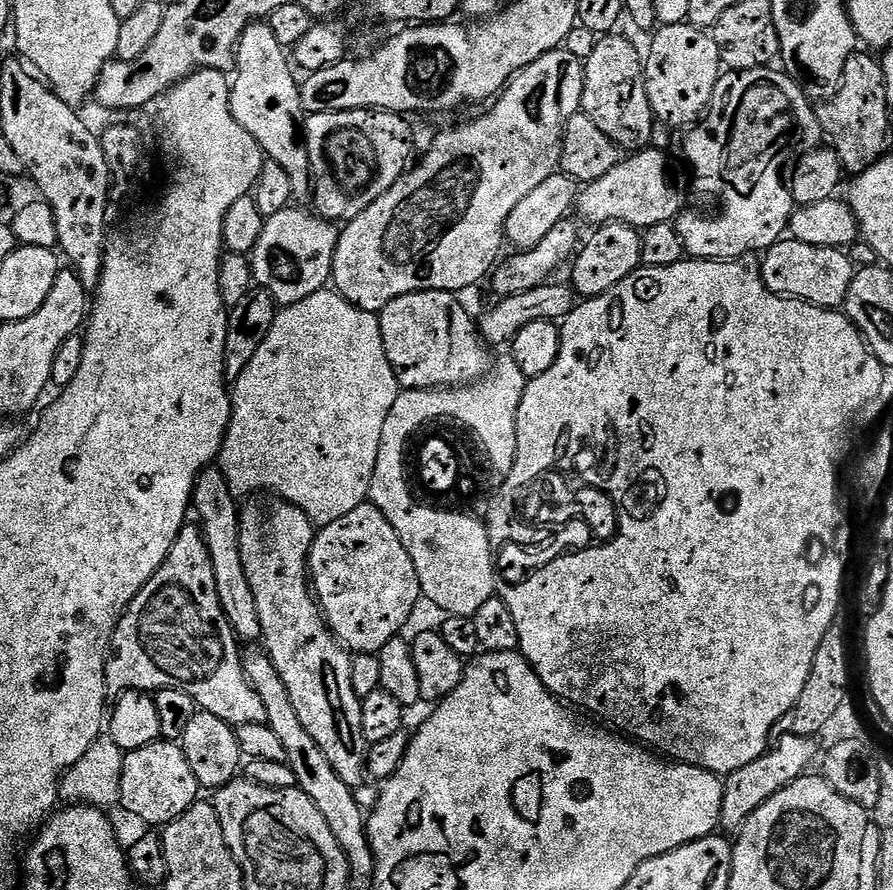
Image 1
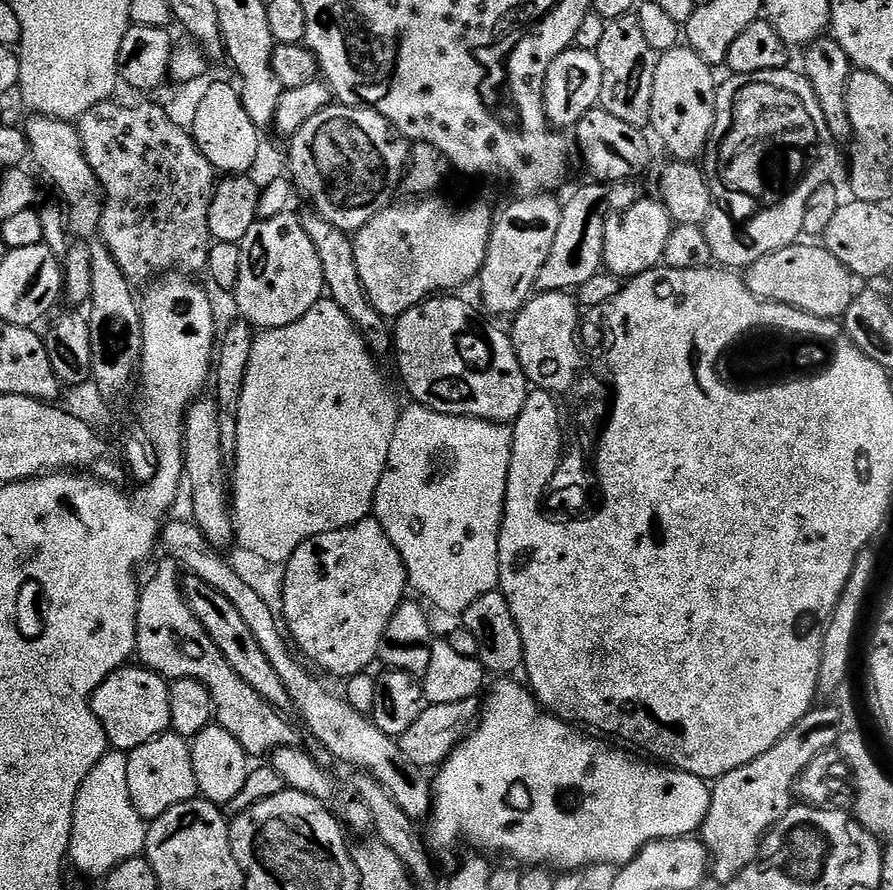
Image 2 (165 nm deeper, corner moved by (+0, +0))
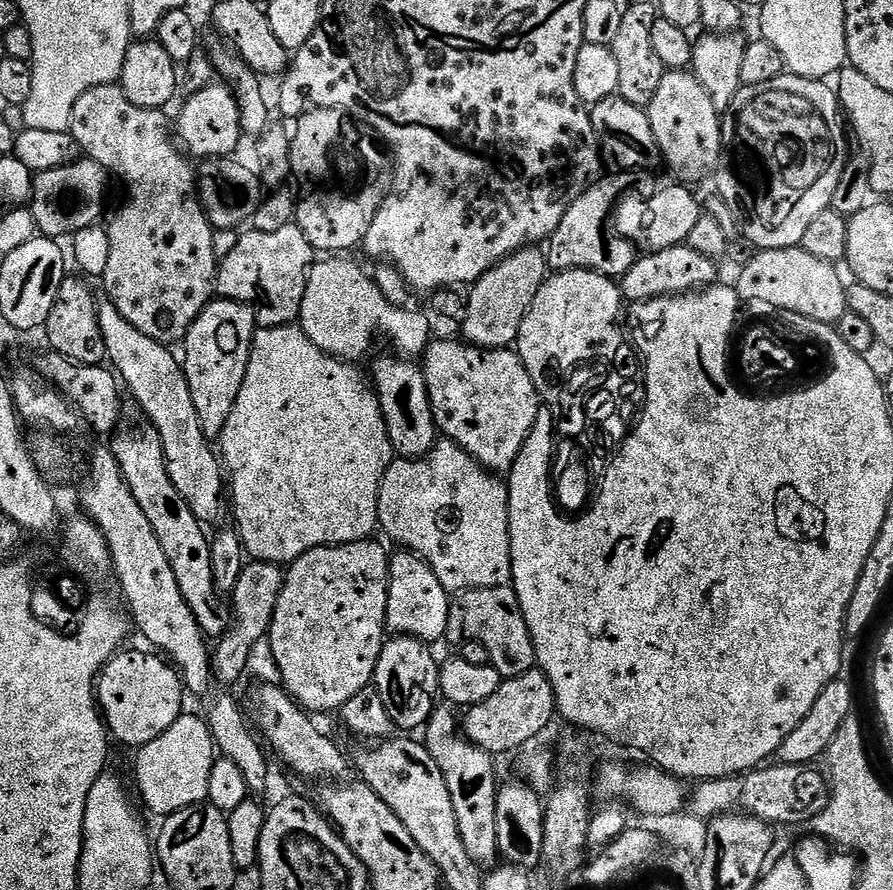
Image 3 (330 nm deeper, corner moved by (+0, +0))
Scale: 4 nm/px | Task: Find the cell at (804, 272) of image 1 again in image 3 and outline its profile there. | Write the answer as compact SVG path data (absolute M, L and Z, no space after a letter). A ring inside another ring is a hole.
M802 246L766 248L755 255L734 281L741 301L794 310L794 314L802 314L807 320L816 320L819 324L835 325L848 311L848 289L836 273L836 264L827 264L822 258L806 254Z

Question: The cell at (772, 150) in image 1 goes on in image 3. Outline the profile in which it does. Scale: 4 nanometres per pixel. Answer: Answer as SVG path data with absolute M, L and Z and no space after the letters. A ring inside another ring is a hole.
M785 74L774 78L774 82L762 82L762 86L741 86L726 113L722 136L726 141L727 155L729 152L736 159L732 176L740 180L744 208L752 215L743 217L742 236L753 244L753 249L802 245L802 234L806 234L810 222L831 208L838 178L842 178L842 170L850 160L844 128L846 132L839 99L833 85L824 80L807 80Z

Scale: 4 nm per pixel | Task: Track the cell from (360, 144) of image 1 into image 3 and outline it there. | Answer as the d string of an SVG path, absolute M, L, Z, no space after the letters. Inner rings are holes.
M313 108L304 113L295 121L296 133L291 133L290 139L292 142L292 171L291 175L296 176L296 184L300 187L300 196L296 200L296 214L294 217L295 224L302 230L302 234L306 234L306 238L310 242L310 246L320 254L348 254L351 248L359 249L364 243L364 235L366 230L370 230L370 226L374 222L374 214L380 208L381 202L384 201L384 196L390 187L390 160L387 155L384 156L376 149L377 141L371 135L365 134L362 131L361 125L352 117L347 116L345 112L339 112L333 108Z

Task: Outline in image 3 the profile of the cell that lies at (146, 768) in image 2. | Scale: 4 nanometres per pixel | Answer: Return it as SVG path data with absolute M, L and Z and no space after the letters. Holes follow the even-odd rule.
M181 714L178 722L166 730L166 734L158 734L154 742L150 742L146 747L139 749L136 756L136 788L140 791L140 796L144 799L144 804L159 818L167 818L175 814L178 810L189 808L195 804L203 804L207 801L210 790L210 770L214 762L218 759L218 749L216 743L212 741L212 731L208 729L207 719L196 716Z

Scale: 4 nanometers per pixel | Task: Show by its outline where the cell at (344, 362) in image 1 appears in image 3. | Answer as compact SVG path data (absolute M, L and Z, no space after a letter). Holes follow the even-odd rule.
M284 324L281 328L257 327L252 335L250 362L246 366L246 378L242 382L242 390L238 390L238 398L234 402L234 410L230 410L230 418L226 418L226 426L218 441L218 452L226 469L227 479L232 479L232 508L236 511L234 527L243 544L245 553L252 560L265 560L271 564L287 566L315 548L324 548L328 544L349 544L359 540L375 537L378 532L378 494L380 483L391 466L394 453L392 443L386 434L386 422L382 418L380 403L369 381L359 372L359 367L326 354L305 334L304 329L292 324Z

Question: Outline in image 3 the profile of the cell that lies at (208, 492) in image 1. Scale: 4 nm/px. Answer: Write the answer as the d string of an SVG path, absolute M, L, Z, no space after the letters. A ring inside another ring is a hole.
M216 298L204 307L202 314L198 314L198 318L184 336L184 374L198 412L198 420L209 442L219 441L226 426L226 418L230 418L230 410L234 410L238 390L242 390L242 382L246 378L252 335L256 333L257 327L256 310L253 305Z

